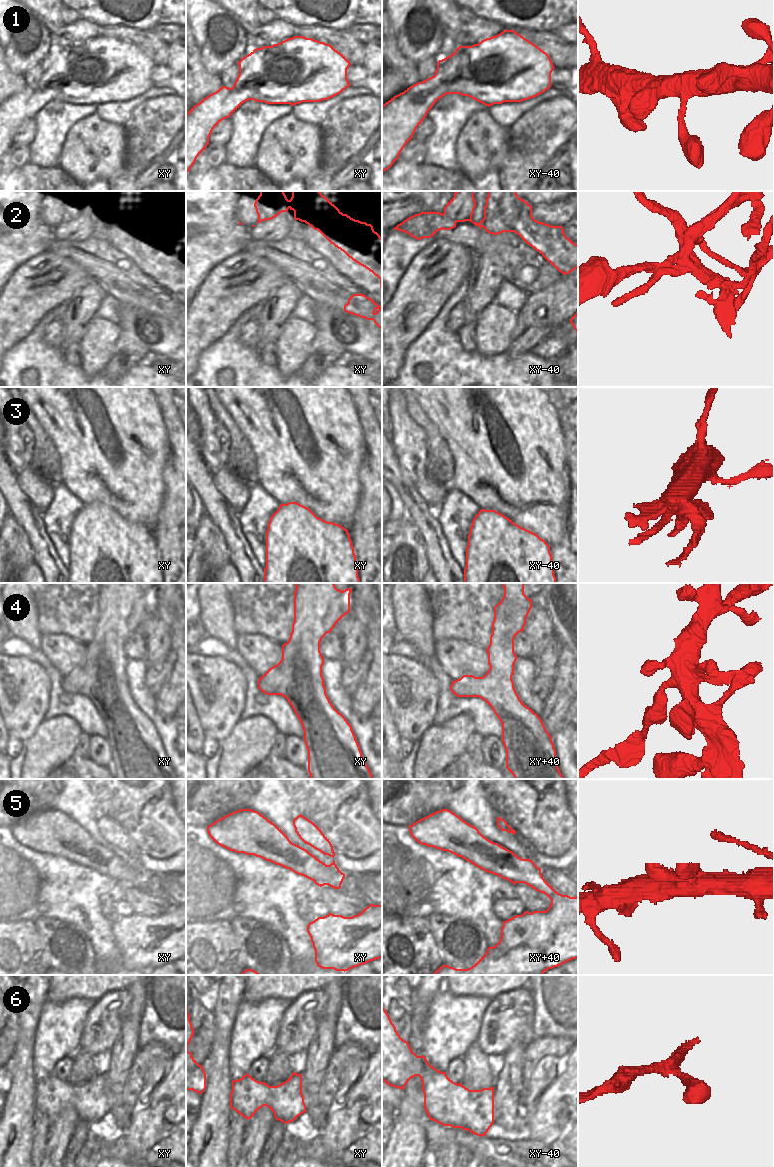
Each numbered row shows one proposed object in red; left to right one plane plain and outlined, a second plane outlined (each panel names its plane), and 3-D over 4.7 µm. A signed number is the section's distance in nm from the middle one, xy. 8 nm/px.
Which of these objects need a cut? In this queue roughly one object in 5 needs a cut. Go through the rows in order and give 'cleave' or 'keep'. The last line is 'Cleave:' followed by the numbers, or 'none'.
1: keep
2: cleave
3: cleave
4: cleave
5: keep
6: keep
Cleave: 2, 3, 4

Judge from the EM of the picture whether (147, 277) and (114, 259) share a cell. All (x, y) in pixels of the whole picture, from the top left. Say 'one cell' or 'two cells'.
one cell

